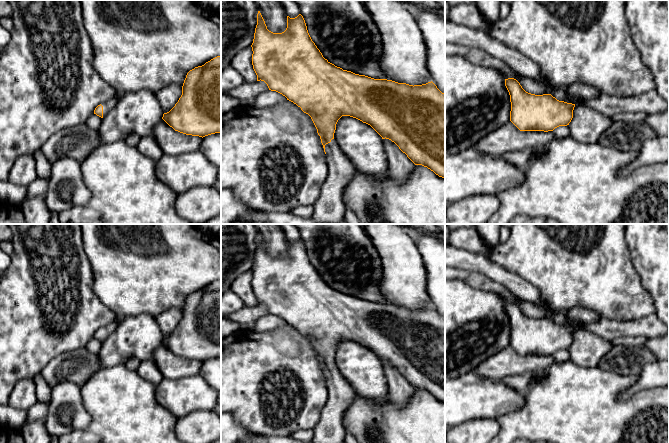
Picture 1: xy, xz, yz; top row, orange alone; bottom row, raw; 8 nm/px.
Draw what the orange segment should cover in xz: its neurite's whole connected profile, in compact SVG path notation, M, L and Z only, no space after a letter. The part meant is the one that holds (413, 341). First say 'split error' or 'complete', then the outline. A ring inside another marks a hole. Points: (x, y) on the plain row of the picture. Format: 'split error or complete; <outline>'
split error; M258 235L252 271L252 289L257 305L264 305L269 314L276 315L293 326L308 338L320 360L326 377L328 399L323 407L320 420L314 428L314 443L344 443L345 428L343 415L354 398L350 384L339 373L334 357L336 348L342 340L356 342L370 349L382 363L389 363L415 388L422 389L439 401L445 402L445 318L431 305L422 309L409 309L387 303L374 303L365 299L343 294L325 283L312 265L305 244L301 238L295 242L287 240L287 252L282 257L273 257L267 253L265 245Z

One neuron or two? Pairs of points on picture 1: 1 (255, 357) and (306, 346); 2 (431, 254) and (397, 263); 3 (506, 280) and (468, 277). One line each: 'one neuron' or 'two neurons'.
1: one neuron
2: two neurons
3: two neurons

